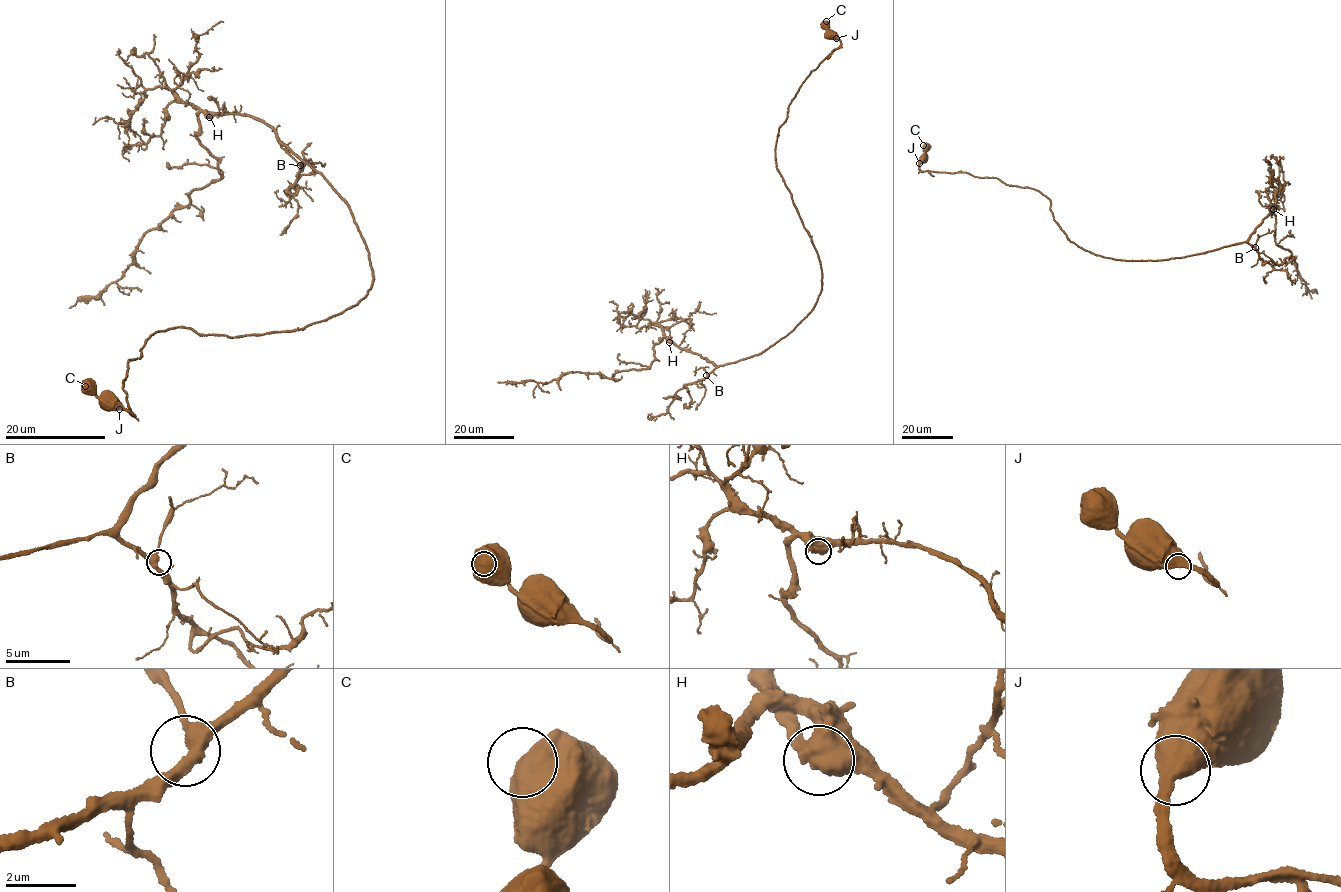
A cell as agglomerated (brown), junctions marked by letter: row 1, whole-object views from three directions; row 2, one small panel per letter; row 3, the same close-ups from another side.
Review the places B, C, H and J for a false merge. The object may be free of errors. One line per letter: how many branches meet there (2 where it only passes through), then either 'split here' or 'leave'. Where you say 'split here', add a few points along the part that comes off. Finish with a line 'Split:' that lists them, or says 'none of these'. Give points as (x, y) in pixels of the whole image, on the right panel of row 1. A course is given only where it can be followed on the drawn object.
B: 3 | leave
C: 1 | leave
H: 2 | leave
J: 2 | split here | (919, 163), (920, 170), (928, 171), (934, 176)
Split: J

